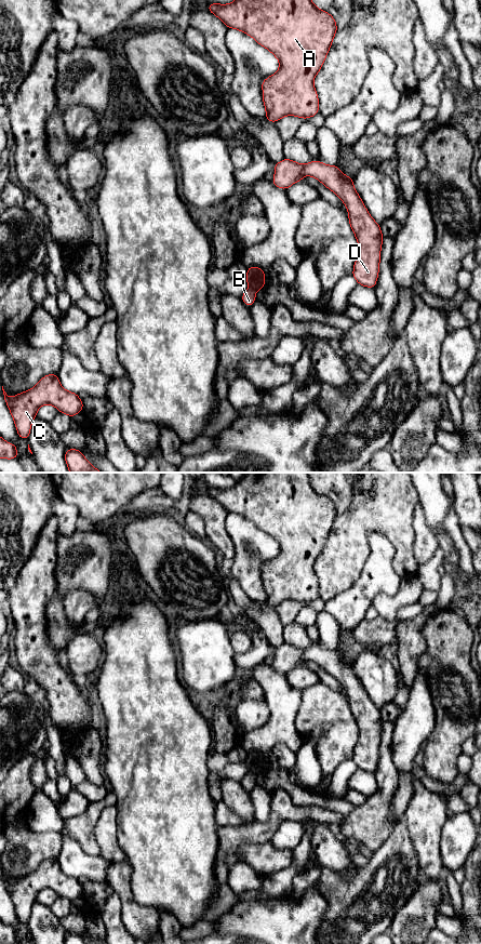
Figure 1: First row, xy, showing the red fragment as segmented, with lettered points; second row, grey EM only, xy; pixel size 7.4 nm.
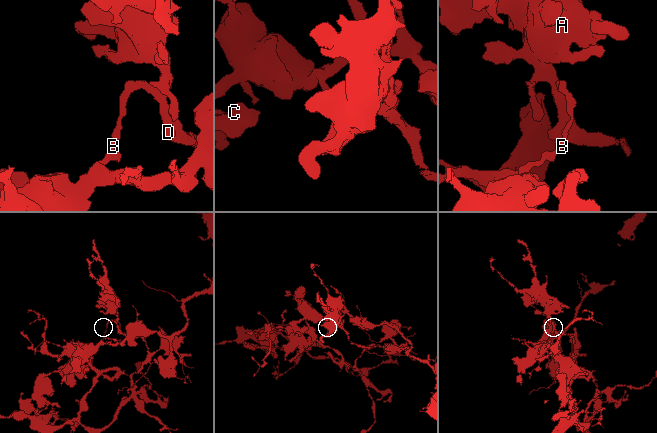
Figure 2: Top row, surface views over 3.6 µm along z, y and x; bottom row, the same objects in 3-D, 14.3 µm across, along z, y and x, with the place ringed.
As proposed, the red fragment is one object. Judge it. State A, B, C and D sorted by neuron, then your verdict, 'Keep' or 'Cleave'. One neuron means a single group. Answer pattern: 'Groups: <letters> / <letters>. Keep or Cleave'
Groups: A C D / B. Cleave

